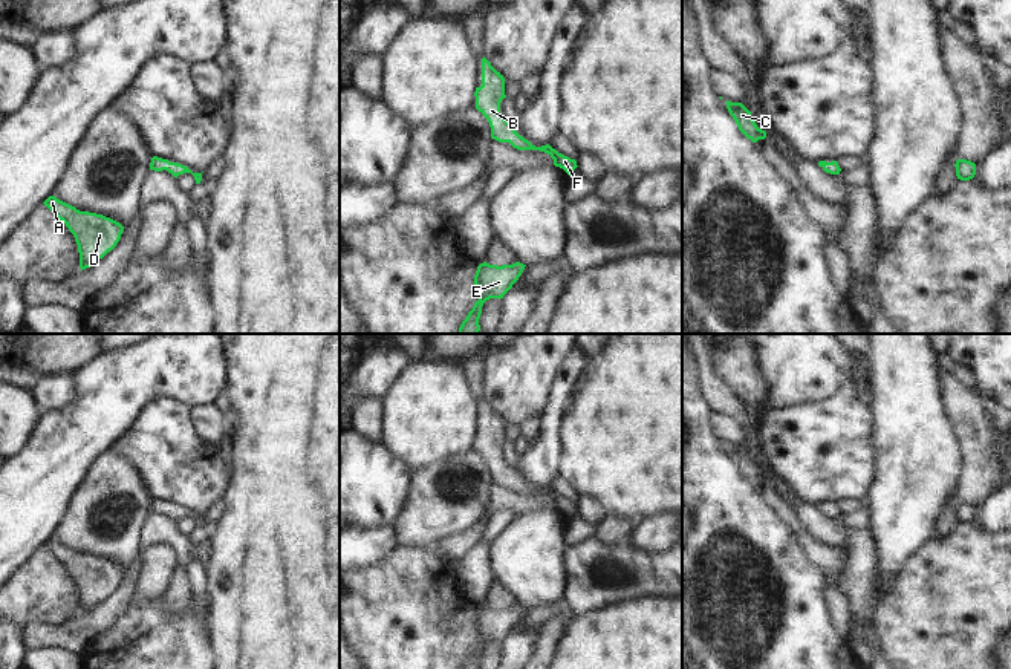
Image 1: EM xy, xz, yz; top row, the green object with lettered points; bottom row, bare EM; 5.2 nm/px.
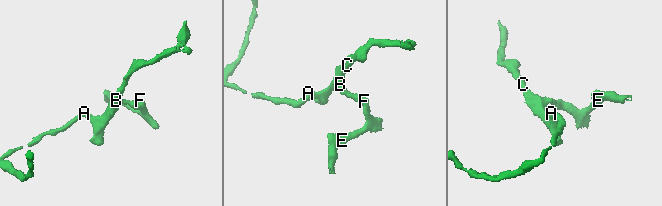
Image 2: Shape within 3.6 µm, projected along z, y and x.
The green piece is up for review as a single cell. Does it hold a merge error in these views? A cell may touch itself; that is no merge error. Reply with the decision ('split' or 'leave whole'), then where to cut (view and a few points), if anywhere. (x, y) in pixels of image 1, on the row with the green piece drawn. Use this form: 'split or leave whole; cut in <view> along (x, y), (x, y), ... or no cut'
leave whole; no cut

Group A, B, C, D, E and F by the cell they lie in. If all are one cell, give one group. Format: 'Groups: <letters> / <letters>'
Groups: A B C D E F

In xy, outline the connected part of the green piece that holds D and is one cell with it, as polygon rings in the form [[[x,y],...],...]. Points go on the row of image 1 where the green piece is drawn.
[[[49,196],[43,202],[73,234],[80,253],[81,271],[93,266],[121,239],[124,227],[102,214],[80,211],[75,207]]]

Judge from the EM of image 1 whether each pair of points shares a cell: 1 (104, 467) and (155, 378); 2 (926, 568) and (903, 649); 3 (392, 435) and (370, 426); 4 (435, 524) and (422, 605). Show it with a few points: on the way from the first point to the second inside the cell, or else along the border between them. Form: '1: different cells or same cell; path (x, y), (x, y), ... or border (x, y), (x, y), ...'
1: different cells; border (112, 444), (94, 461), (89, 472)
2: same cell; path (926, 588), (926, 626), (923, 629)
3: different cells; border (383, 398), (380, 441)
4: different cells; border (398, 544), (432, 545)

